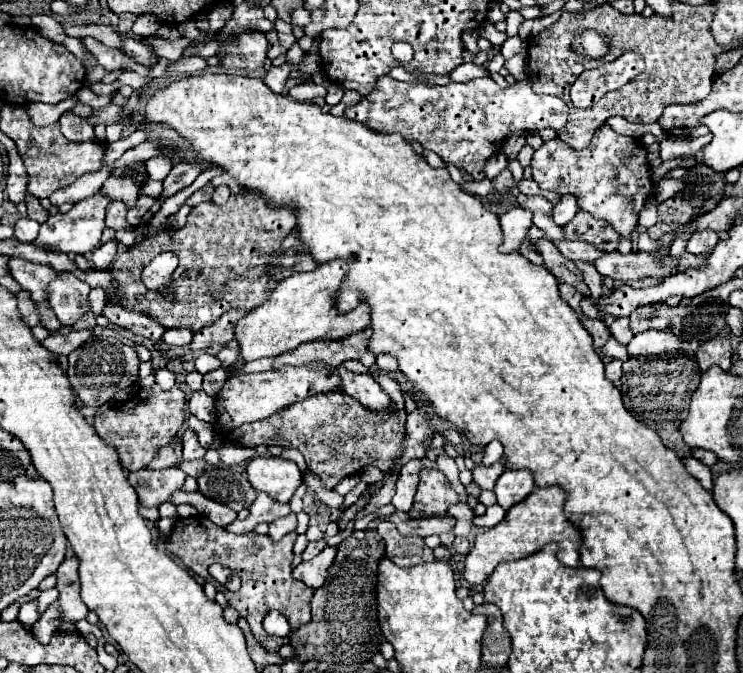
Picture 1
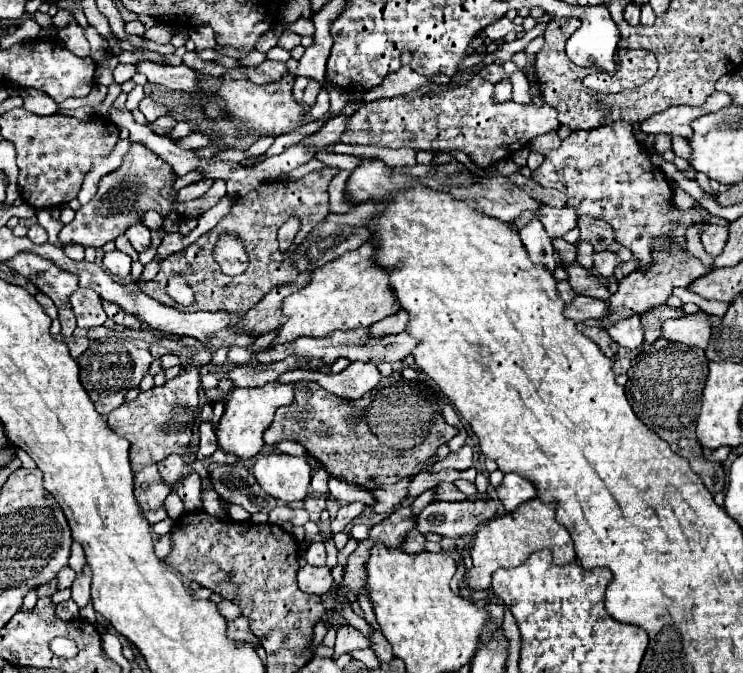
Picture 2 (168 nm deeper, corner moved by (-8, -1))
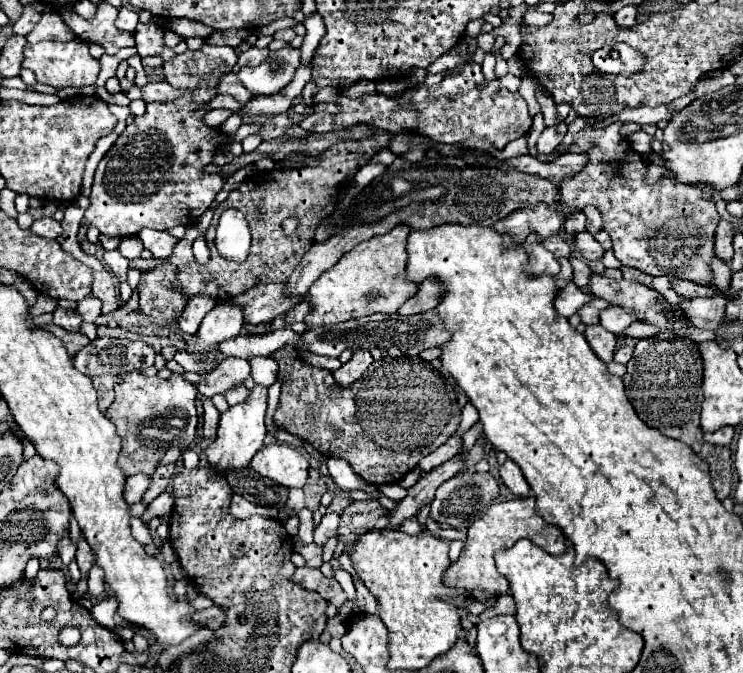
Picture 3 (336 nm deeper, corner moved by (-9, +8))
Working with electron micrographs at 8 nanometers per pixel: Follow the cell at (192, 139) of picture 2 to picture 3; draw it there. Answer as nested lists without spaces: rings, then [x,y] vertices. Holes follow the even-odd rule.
[[[233,113],[233,115],[219,127],[219,131],[231,137],[231,135],[239,129],[239,125],[241,125],[241,115],[239,115],[239,113]]]

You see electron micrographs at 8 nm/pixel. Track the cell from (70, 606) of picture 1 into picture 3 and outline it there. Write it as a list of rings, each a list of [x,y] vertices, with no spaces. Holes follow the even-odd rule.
[[[83,537],[79,539],[79,545],[77,545],[77,565],[79,565],[83,575],[87,575],[89,569],[95,565],[95,557],[91,553],[91,547]]]

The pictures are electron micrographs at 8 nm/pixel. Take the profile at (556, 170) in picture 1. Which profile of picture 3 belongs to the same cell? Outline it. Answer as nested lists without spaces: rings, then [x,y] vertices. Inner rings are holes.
[[[577,117],[569,127],[567,133],[557,147],[559,153],[567,153],[569,147],[575,143],[575,139],[591,139],[595,143],[593,149],[587,151],[587,165],[575,173],[573,177],[565,177],[561,181],[561,199],[559,203],[575,209],[583,210],[585,205],[595,205],[603,215],[603,229],[611,235],[615,257],[627,265],[635,267],[649,275],[667,275],[671,279],[689,279],[695,283],[711,283],[713,275],[709,269],[709,261],[715,255],[713,253],[713,235],[715,227],[719,223],[719,213],[715,209],[711,193],[705,193],[693,185],[677,183],[669,177],[659,177],[653,185],[647,183],[647,161],[643,159],[643,153],[637,153],[631,149],[631,143],[621,135],[623,123],[611,123],[603,129],[597,129],[593,123],[589,123],[583,117]]]

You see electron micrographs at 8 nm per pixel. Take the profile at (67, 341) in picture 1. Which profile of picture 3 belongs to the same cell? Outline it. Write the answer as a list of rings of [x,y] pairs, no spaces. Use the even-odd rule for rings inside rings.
[[[49,323],[49,325],[43,325],[47,331],[51,331],[55,337],[59,337],[63,343],[65,343],[65,347],[67,347],[67,351],[69,351],[69,355],[75,355],[77,351],[81,351],[87,343],[89,343],[89,339],[87,339],[87,335],[83,335],[81,331],[77,331],[77,333],[73,333],[73,331],[65,331],[65,329],[61,329],[61,327],[57,327],[55,323]]]

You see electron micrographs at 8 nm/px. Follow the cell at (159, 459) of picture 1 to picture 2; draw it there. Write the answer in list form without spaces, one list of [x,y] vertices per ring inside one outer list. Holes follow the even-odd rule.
[[[172,454],[164,458],[162,462],[158,462],[158,470],[160,470],[160,478],[164,480],[164,484],[176,484],[182,478],[184,460],[178,454]]]

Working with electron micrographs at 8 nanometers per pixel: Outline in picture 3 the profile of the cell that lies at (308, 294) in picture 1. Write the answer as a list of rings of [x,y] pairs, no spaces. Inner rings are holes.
[[[395,227],[391,233],[371,237],[369,241],[359,243],[347,251],[335,267],[327,269],[309,289],[307,299],[311,311],[307,313],[305,323],[309,327],[317,325],[335,325],[347,319],[359,319],[373,313],[395,313],[401,303],[415,295],[417,285],[407,281],[405,263],[407,263],[407,235],[409,227]]]

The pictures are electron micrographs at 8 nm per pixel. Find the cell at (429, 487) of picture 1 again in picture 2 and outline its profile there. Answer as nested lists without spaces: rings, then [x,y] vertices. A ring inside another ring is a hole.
[[[440,484],[436,488],[436,500],[466,500],[466,496],[454,484]]]

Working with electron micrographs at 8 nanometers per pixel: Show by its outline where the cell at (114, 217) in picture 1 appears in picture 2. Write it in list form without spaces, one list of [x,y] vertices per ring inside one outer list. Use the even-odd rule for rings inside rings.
[[[134,224],[134,228],[128,228],[126,238],[134,246],[134,250],[138,250],[138,252],[142,252],[142,250],[152,246],[152,234],[144,224]]]

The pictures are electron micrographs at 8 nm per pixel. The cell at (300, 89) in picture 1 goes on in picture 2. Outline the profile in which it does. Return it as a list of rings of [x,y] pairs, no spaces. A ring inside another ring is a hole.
[[[310,79],[303,93],[303,98],[302,98],[303,102],[309,107],[313,106],[315,104],[318,92],[320,92],[321,89],[322,86],[319,82]]]

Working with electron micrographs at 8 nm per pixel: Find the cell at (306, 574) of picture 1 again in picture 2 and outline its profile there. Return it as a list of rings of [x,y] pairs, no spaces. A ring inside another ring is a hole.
[[[304,566],[298,570],[298,588],[306,594],[322,596],[332,588],[332,574],[326,566]]]

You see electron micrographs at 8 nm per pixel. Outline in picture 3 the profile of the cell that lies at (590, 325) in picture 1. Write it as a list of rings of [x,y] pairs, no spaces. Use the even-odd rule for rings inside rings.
[[[591,325],[591,327],[585,327],[585,337],[587,337],[591,349],[599,355],[601,361],[605,361],[605,363],[613,361],[613,353],[615,353],[615,347],[617,347],[615,335],[611,335],[601,325]]]

